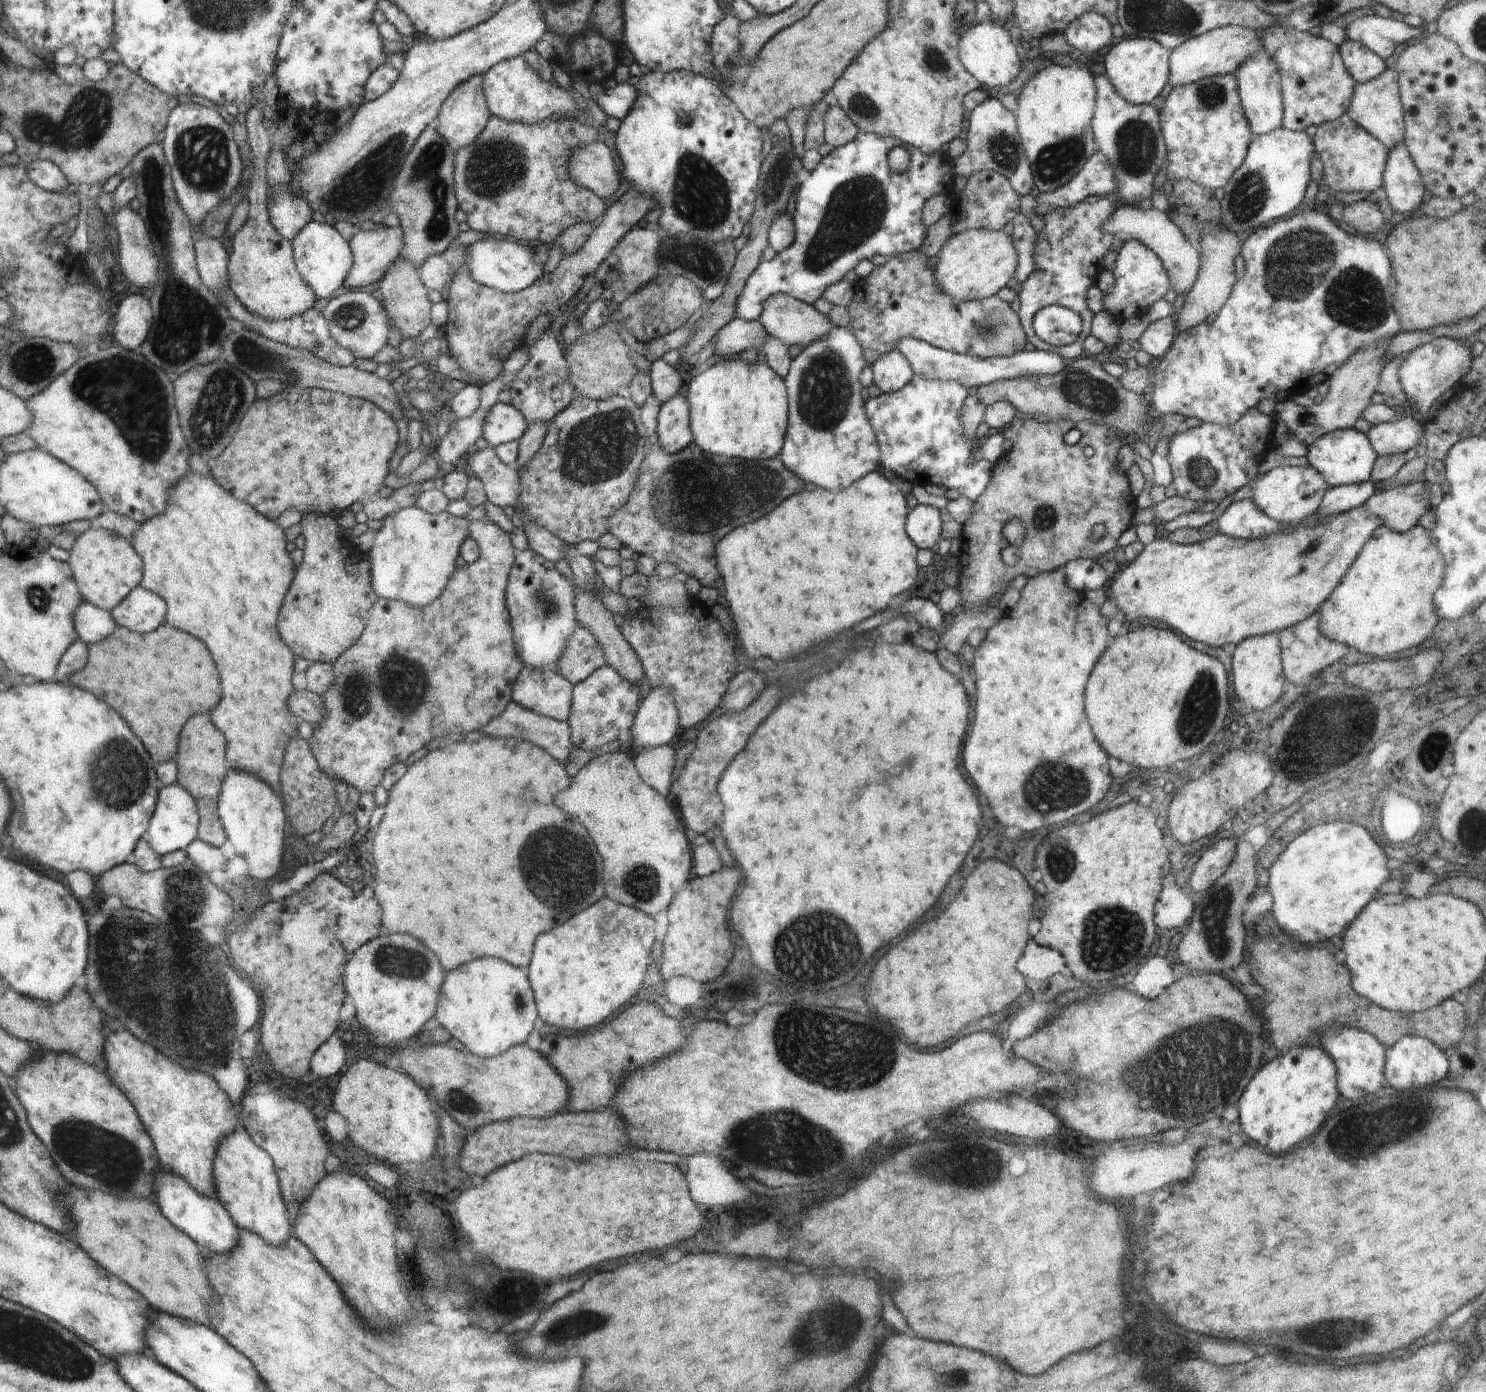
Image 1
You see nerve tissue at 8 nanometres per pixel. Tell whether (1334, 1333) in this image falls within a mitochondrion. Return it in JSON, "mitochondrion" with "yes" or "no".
{"mitochondrion":"yes"}

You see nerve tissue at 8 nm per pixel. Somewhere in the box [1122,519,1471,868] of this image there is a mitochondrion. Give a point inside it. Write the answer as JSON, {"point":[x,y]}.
{"point":[1201,704]}

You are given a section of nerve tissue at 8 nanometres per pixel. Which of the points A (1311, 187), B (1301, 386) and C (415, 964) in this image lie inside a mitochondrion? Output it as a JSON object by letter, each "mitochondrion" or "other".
{"A":"other","B":"other","C":"mitochondrion"}

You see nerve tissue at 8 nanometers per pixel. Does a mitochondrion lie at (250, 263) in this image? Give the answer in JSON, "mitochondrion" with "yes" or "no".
{"mitochondrion":"no"}

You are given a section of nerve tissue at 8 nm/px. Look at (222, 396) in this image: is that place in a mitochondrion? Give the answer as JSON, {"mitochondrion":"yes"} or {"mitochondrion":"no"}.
{"mitochondrion":"yes"}

